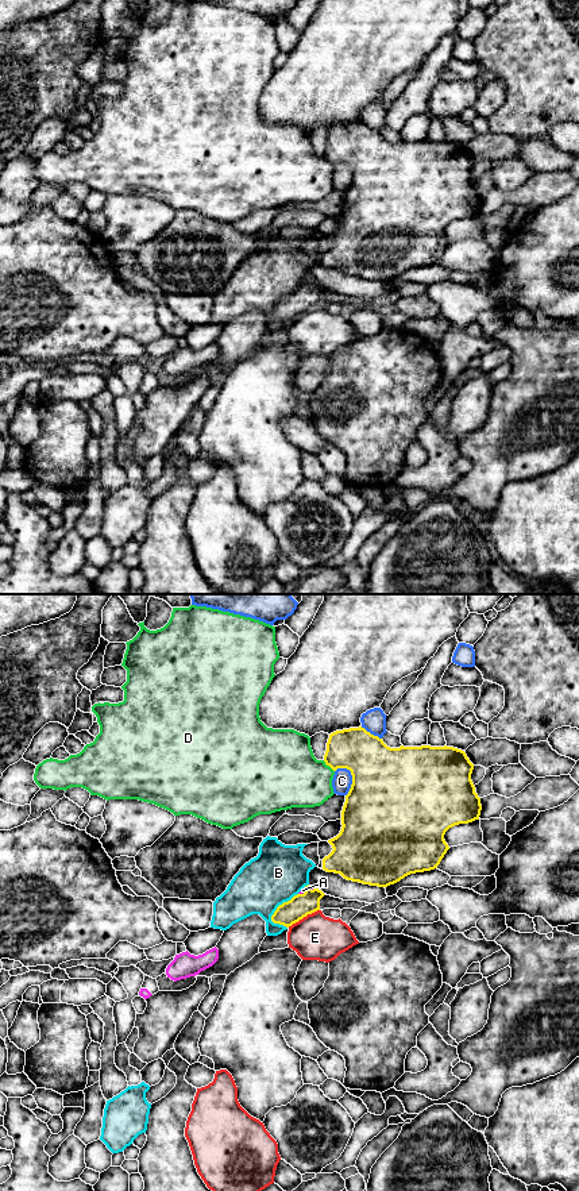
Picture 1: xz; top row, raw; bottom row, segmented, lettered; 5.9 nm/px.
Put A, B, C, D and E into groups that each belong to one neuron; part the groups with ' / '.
A / B / C / D / E

